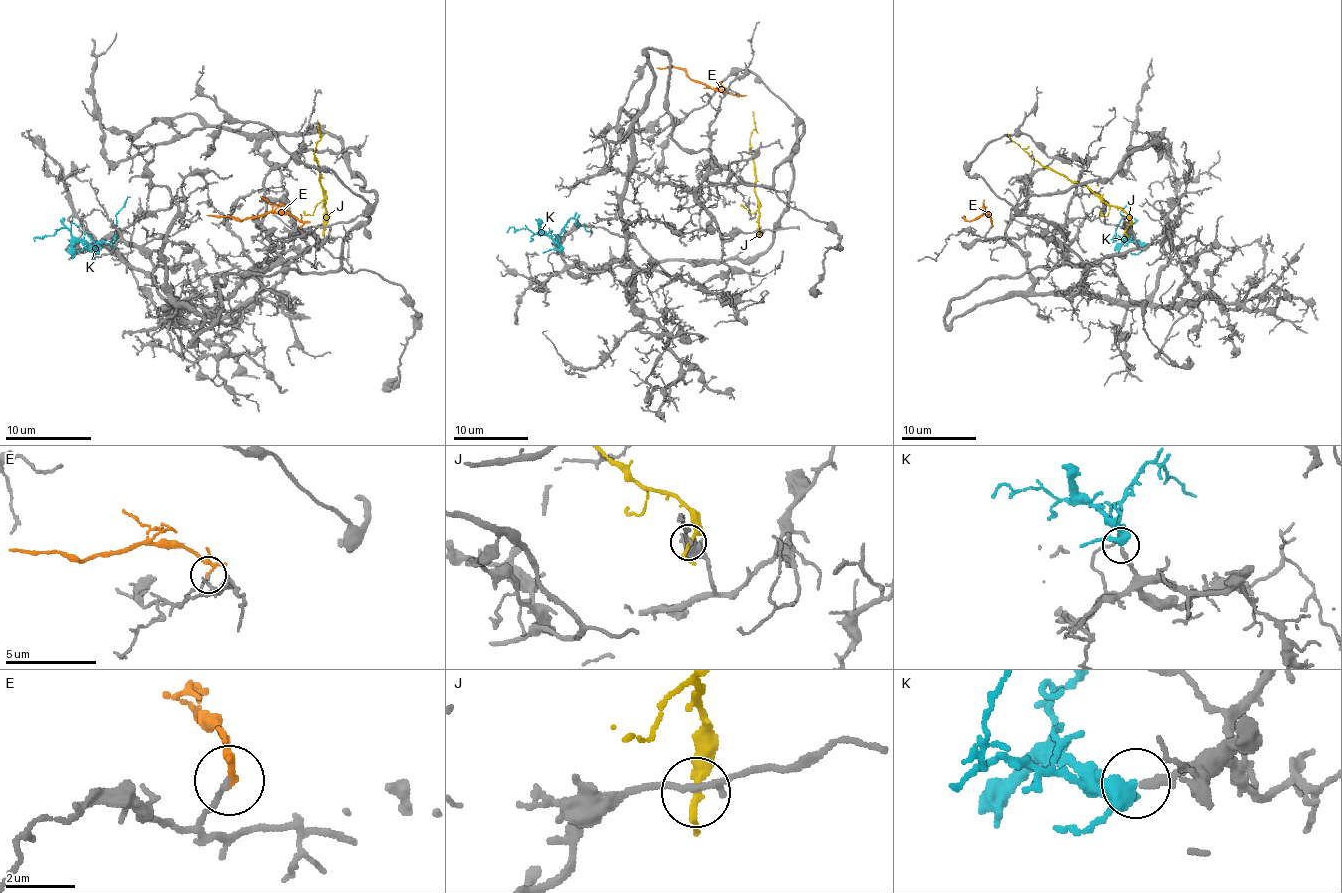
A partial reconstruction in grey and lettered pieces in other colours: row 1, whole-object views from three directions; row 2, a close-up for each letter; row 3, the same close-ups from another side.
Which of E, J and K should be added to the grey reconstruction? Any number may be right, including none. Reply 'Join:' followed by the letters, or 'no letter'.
Join: K

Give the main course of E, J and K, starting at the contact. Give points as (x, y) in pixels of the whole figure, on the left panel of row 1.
E: (302, 227), (291, 215), (278, 212), (239, 221), (233, 217), (207, 215)
J: (323, 227), (325, 215), (319, 180), (321, 169), (315, 159), (319, 139), (317, 120)
K: (95, 247), (112, 242), (119, 210), (130, 197)

